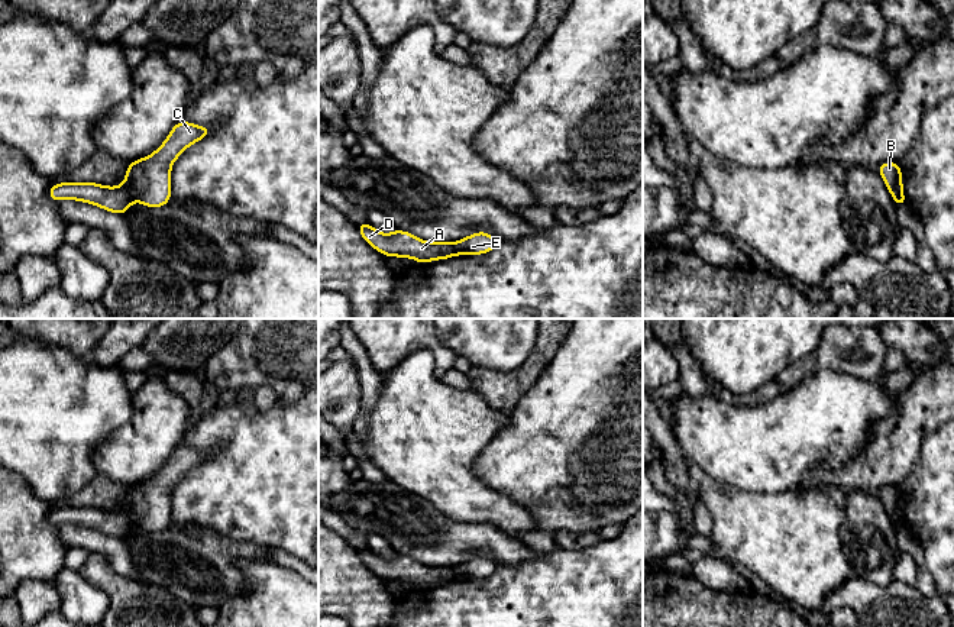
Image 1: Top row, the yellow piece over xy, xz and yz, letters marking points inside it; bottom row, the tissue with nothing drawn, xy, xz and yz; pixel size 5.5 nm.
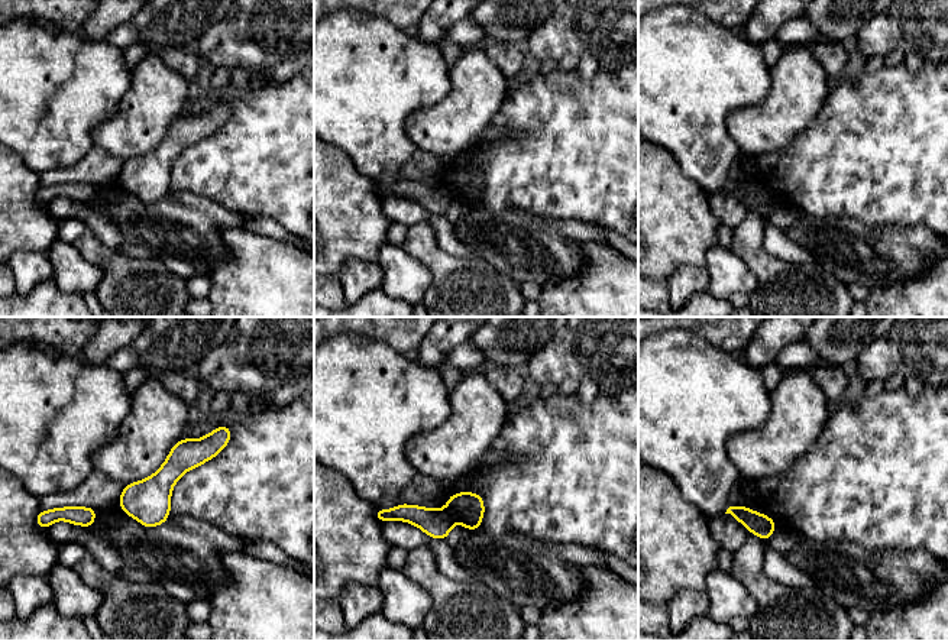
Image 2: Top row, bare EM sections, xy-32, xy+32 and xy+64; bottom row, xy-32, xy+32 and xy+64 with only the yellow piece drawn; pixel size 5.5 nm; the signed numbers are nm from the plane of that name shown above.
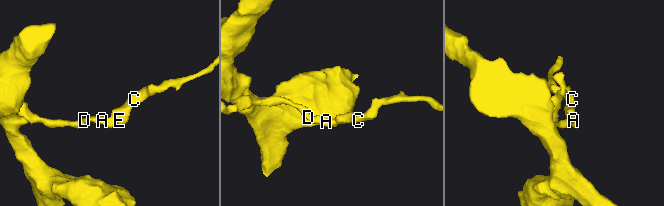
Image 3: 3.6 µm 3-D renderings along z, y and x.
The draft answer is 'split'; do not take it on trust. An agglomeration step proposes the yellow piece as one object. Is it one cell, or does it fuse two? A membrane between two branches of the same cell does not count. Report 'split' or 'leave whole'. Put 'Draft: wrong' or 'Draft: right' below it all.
split
Draft: right

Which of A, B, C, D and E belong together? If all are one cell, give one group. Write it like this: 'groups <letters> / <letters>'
groups A D / B C E

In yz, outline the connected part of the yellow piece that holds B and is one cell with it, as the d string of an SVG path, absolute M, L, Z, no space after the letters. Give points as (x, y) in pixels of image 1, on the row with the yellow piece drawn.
M885 162L877 168L879 174L882 175L889 193L892 195L896 194L899 188L902 188L902 172L898 162Z

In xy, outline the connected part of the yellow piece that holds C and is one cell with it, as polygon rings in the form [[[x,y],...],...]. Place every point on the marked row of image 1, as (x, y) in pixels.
[[[178,122],[165,142],[149,156],[129,164],[124,184],[136,201],[146,207],[162,207],[171,197],[171,167],[193,143],[211,133],[211,127]]]

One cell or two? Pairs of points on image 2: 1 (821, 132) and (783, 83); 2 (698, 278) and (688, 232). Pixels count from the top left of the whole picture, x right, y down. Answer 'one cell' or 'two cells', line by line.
1: two cells
2: two cells

